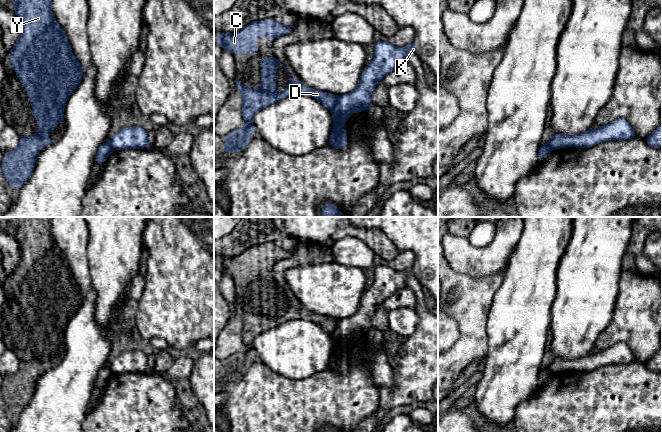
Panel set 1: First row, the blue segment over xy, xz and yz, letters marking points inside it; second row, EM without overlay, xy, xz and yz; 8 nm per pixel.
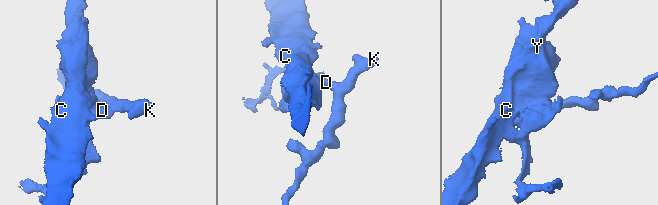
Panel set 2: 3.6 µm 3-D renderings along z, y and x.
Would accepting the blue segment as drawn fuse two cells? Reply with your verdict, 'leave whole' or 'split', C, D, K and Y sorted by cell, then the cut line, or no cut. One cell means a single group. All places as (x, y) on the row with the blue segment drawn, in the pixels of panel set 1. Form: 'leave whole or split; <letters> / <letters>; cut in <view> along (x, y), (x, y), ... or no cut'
split; C D Y / K; cut in xz along (338, 97), (331, 110)

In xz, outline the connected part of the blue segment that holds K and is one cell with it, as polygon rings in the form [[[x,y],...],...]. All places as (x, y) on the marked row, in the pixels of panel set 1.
[[[387,40],[377,41],[374,58],[360,75],[357,87],[350,93],[338,97],[332,112],[333,129],[328,144],[338,150],[347,147],[347,134],[342,126],[349,117],[373,107],[371,94],[377,84],[398,65],[407,63],[407,54],[416,51],[416,41],[406,47],[398,47]]]

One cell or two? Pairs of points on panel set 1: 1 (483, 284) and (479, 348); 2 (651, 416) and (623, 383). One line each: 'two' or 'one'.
1: one
2: one

